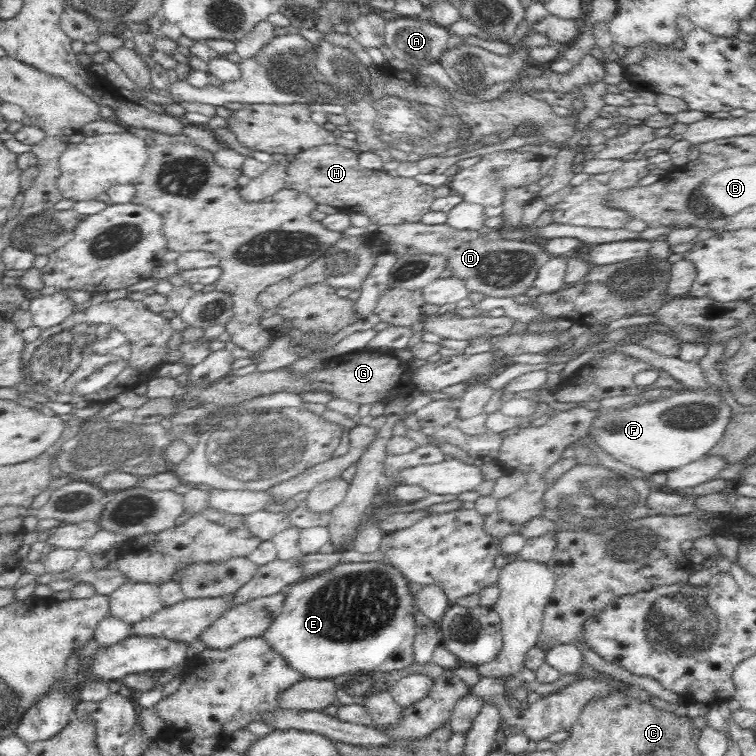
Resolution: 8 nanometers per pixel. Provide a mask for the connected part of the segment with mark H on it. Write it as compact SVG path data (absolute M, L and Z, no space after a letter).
M322 144L309 148L295 155L286 168L286 180L284 189L298 190L306 193L316 204L328 204L341 211L356 210L366 214L370 222L379 226L402 224L410 220L420 222L422 216L431 210L435 188L424 182L418 182L414 178L398 177L391 171L370 171L358 165L358 153L336 144Z

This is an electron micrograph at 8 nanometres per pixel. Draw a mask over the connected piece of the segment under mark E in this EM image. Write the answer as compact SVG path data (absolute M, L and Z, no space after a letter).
M380 561L339 563L330 570L316 574L313 577L303 578L297 583L292 584L288 595L285 596L282 612L267 626L266 632L262 634L262 638L278 654L282 655L282 658L286 659L286 662L290 663L290 667L298 671L299 674L304 675L306 679L333 679L336 676L352 674L354 672L387 673L392 672L392 670L402 670L402 668L410 666L414 661L413 642L417 631L417 626L414 621L415 613L414 603L411 602L408 580L395 566Z

